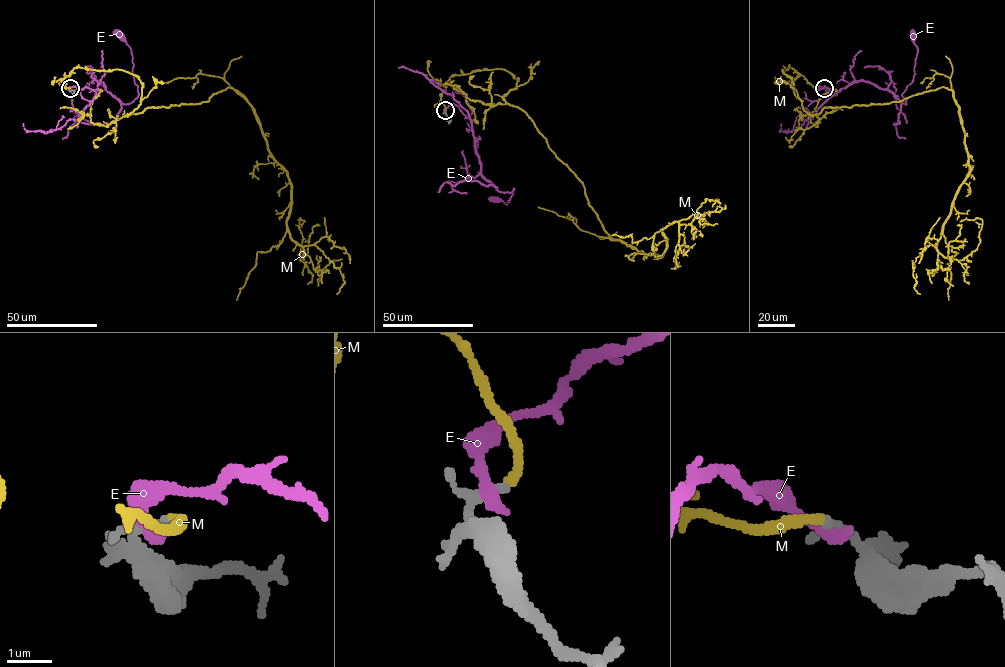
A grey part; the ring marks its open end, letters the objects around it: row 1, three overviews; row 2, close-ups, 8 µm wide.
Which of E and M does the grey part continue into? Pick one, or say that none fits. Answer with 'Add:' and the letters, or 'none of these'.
Add: M

